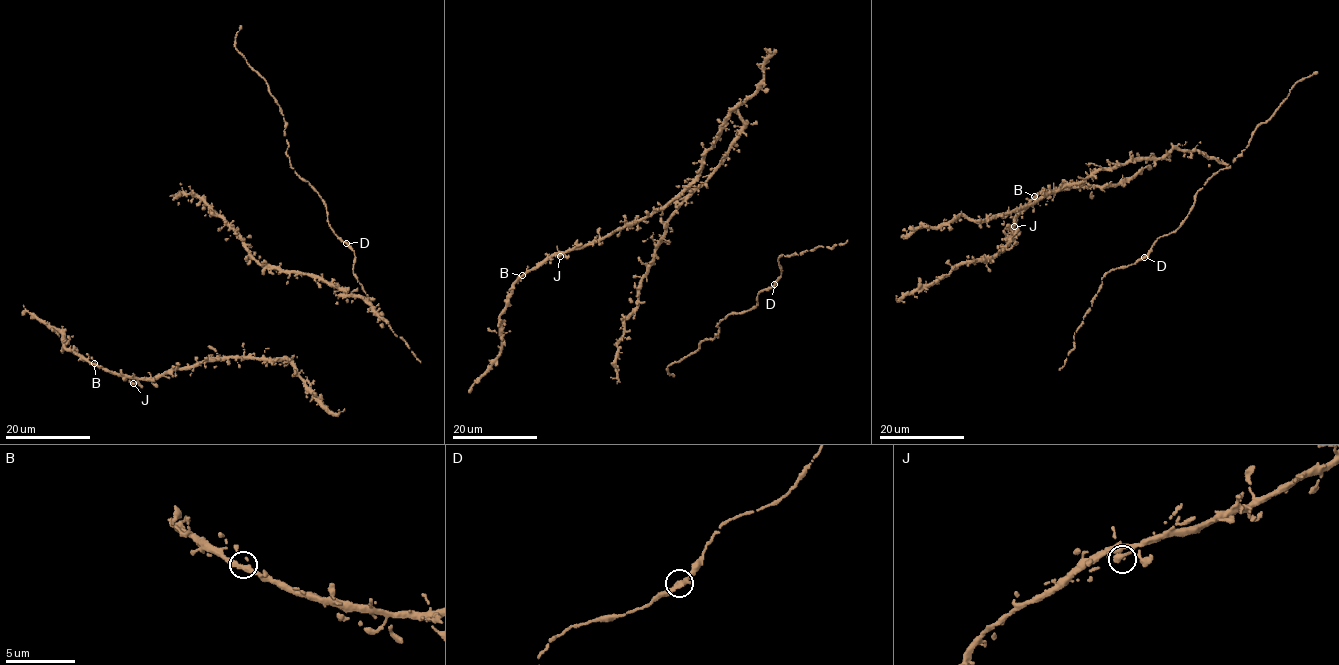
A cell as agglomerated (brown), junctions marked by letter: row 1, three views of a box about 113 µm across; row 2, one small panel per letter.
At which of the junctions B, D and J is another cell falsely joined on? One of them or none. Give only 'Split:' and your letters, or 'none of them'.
Split: none of them

